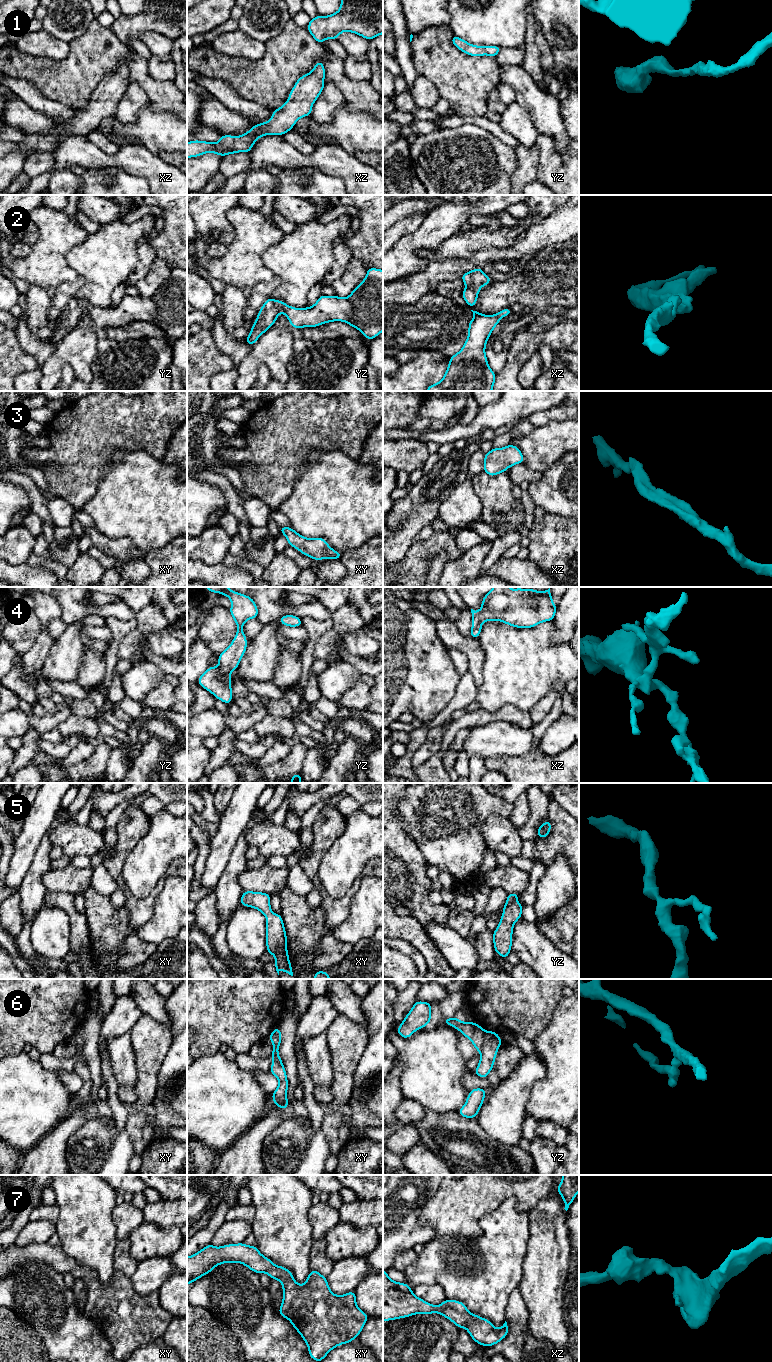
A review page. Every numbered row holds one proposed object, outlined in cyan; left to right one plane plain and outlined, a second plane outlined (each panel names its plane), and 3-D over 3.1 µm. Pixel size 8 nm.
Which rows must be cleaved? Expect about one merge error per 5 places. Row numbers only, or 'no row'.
6

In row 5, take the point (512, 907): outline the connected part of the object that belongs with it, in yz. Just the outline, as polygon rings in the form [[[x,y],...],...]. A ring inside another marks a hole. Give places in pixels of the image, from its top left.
[[[510,893],[503,907],[500,922],[493,932],[494,949],[497,954],[506,959],[511,952],[514,924],[520,920],[523,906],[518,902],[519,894]]]

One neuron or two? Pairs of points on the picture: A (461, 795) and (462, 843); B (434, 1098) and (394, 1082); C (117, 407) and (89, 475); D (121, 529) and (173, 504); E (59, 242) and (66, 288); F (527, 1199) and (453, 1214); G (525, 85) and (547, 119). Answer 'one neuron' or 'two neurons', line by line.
A: one neuron
B: two neurons
C: one neuron
D: one neuron
E: two neurons
F: one neuron
G: one neuron

